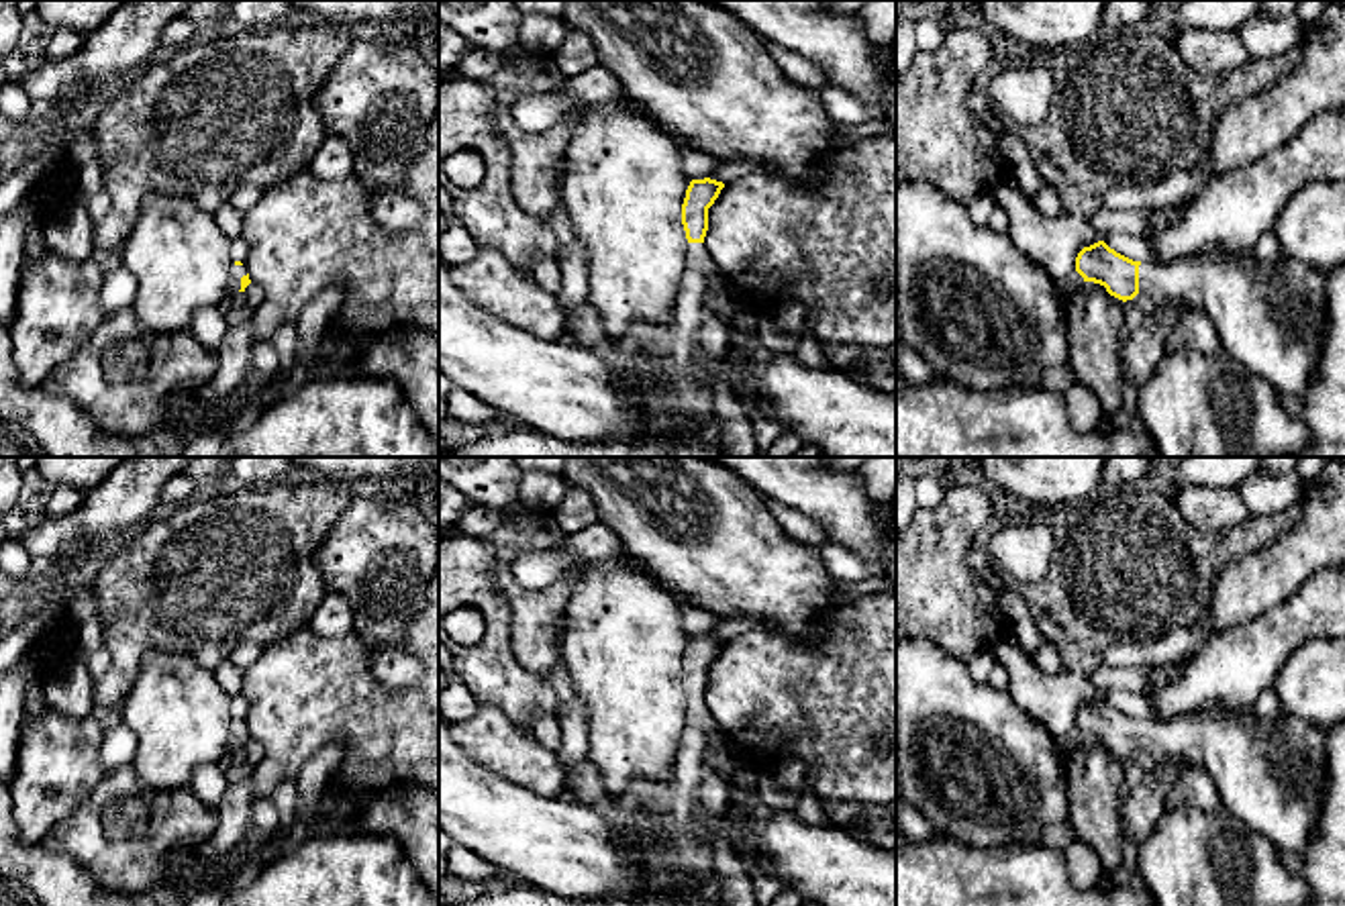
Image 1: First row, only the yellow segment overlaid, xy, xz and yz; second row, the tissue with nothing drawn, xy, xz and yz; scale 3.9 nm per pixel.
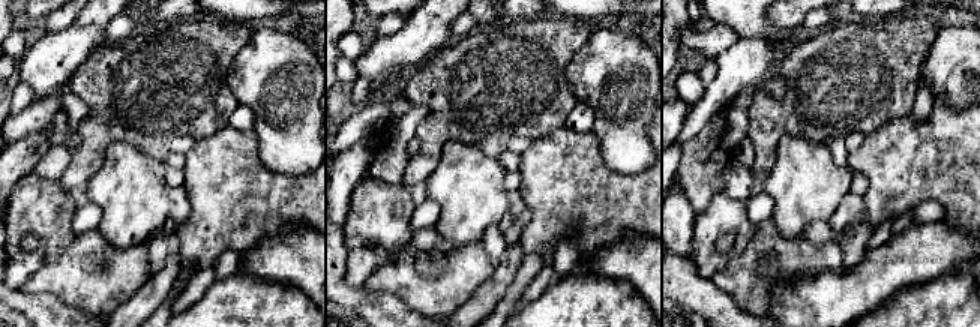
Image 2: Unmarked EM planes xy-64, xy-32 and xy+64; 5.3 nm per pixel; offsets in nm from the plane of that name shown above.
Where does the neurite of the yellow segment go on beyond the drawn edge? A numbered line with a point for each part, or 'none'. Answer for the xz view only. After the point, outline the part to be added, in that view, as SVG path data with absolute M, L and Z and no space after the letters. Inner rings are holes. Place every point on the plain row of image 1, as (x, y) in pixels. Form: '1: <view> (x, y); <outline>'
1: xz (664, 823); M688 700L674 777L669 782L633 782L625 792L610 796L608 806L600 812L616 845L637 857L655 890L667 890L680 873L688 873L700 886L712 890L716 884L712 843L727 839L733 845L741 833L757 857L774 861L774 875L786 879L802 896L802 902L818 906L896 906L896 853L892 851L867 847L833 826L804 824L794 810L776 810L763 824L749 814L735 826L727 808L718 824L710 824L700 794L700 779L702 745L712 724L714 720L704 700Z

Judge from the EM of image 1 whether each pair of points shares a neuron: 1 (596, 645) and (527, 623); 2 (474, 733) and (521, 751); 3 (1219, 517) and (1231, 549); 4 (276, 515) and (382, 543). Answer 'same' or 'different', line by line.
1: different
2: same
3: different
4: different

